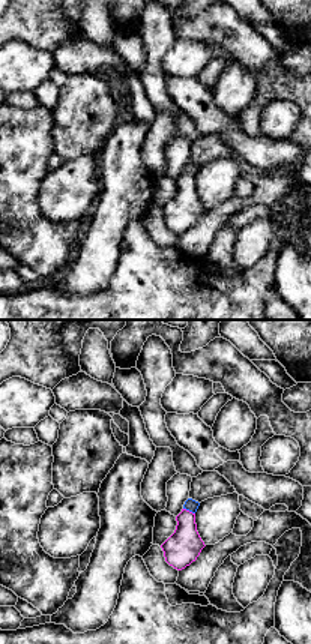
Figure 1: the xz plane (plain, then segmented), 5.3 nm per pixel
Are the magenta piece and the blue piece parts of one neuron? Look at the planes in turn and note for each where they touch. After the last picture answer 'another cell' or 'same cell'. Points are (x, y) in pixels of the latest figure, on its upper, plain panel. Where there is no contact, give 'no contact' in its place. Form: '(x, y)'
(188, 174)

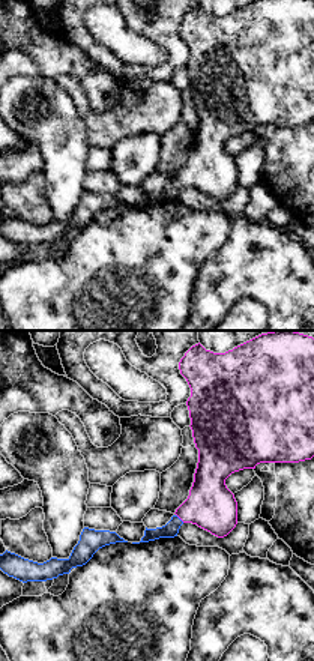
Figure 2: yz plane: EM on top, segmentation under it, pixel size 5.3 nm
(181, 182)

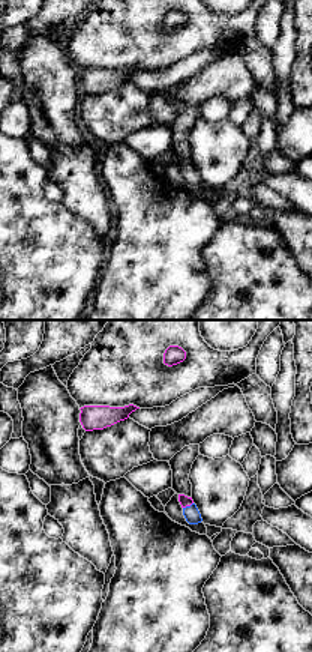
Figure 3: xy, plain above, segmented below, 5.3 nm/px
(188, 169)

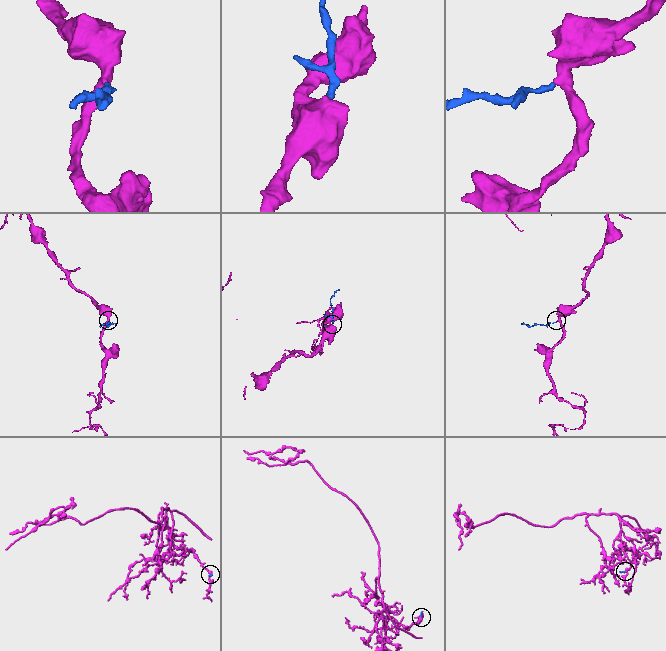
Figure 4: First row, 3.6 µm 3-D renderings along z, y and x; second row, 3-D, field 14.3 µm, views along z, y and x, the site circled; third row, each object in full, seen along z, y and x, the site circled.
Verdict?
same cell

